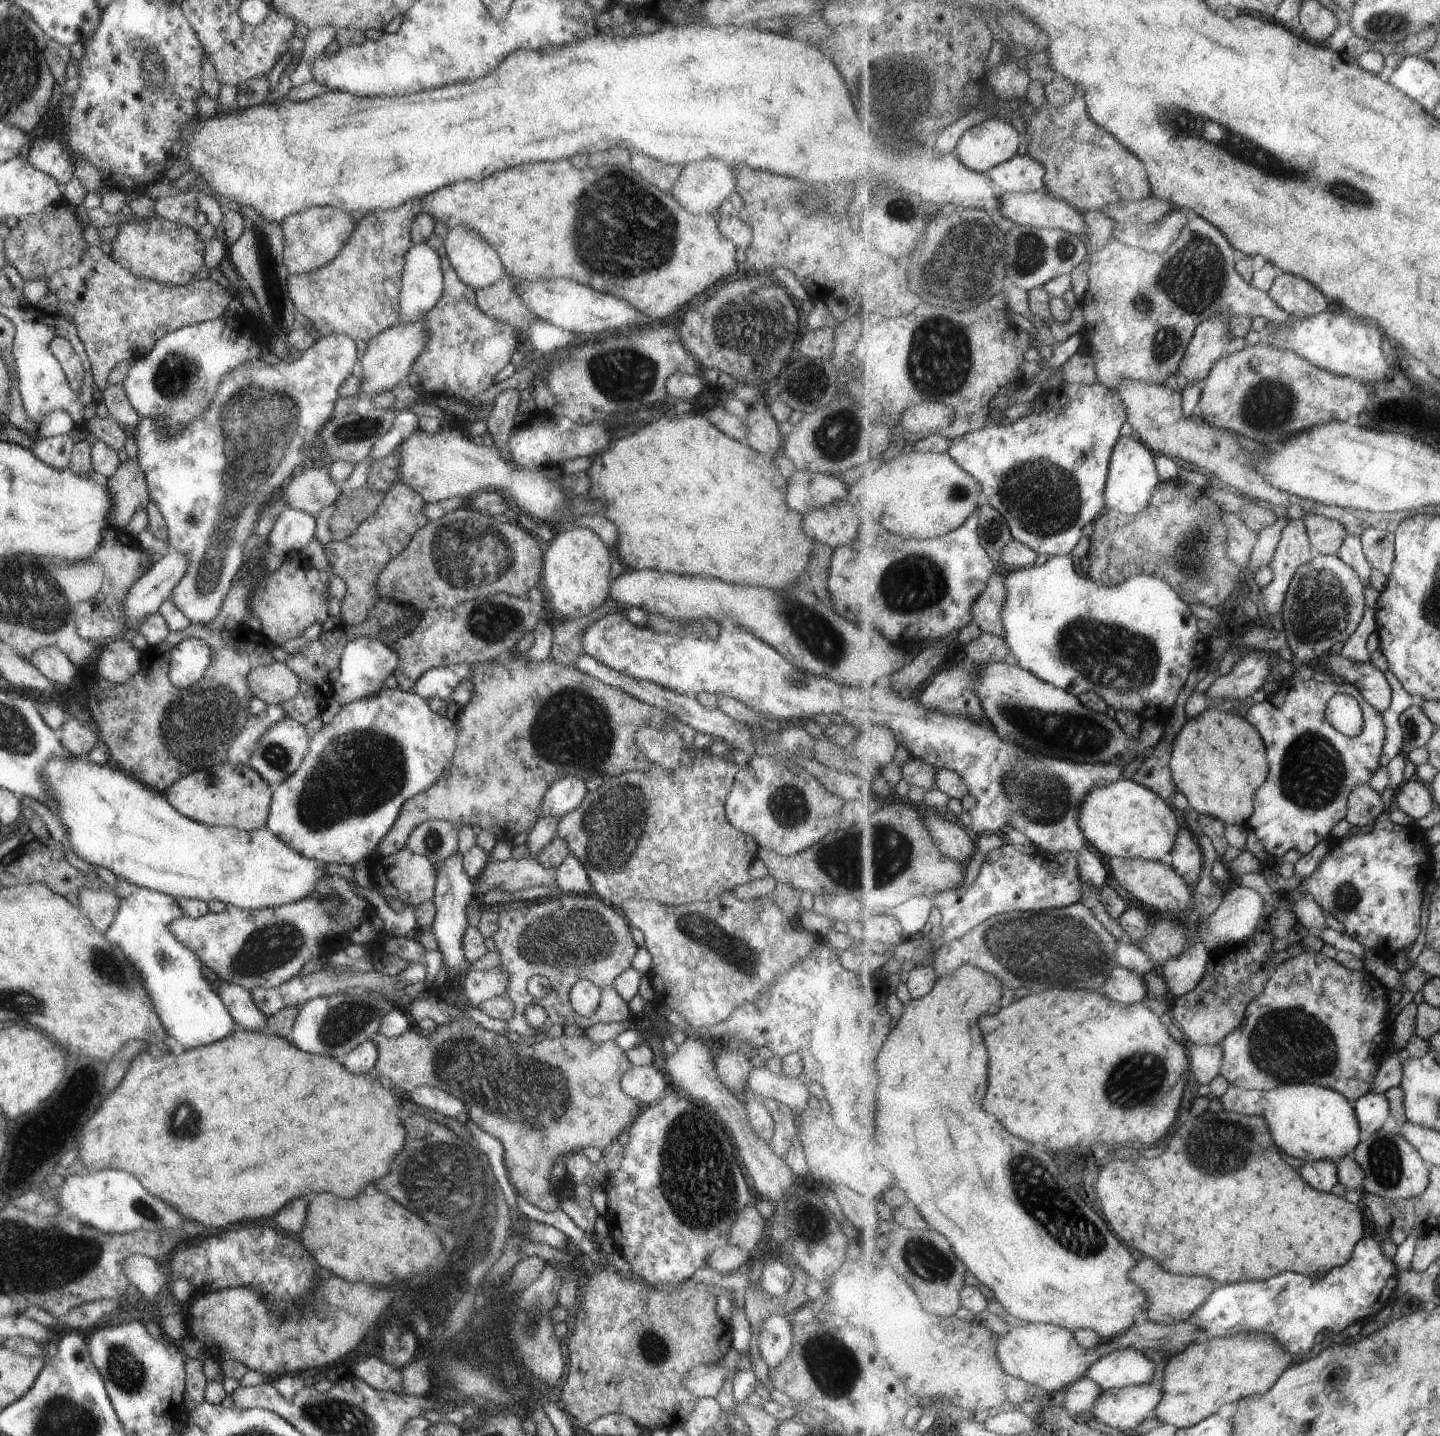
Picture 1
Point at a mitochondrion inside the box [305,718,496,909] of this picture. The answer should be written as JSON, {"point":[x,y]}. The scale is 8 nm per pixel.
{"point":[432,840]}

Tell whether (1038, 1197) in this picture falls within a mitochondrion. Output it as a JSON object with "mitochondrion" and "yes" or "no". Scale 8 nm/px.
{"mitochondrion":"yes"}

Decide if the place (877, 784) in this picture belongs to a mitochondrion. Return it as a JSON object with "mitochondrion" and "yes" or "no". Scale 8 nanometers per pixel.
{"mitochondrion":"no"}

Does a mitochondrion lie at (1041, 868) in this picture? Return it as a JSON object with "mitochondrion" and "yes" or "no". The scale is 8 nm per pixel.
{"mitochondrion":"no"}

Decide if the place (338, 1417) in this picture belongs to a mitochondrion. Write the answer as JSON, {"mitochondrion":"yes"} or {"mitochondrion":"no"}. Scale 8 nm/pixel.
{"mitochondrion":"yes"}

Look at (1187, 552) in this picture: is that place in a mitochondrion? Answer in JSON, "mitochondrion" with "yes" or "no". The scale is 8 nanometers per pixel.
{"mitochondrion":"yes"}

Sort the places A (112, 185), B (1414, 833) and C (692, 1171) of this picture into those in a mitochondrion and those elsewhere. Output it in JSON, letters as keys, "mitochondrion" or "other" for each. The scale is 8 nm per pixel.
{"A":"other","B":"other","C":"mitochondrion"}

